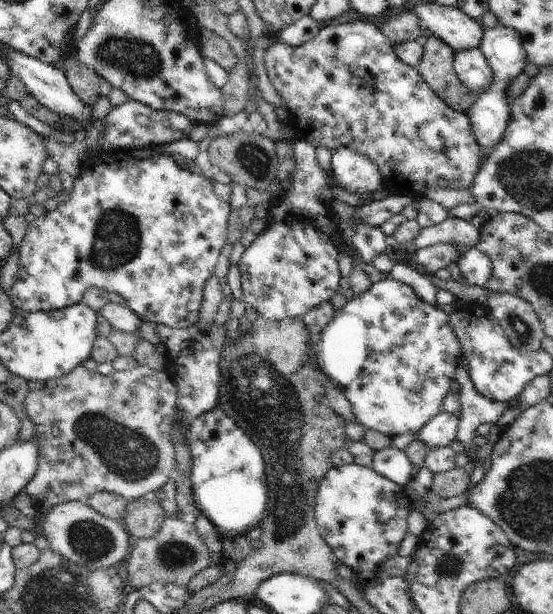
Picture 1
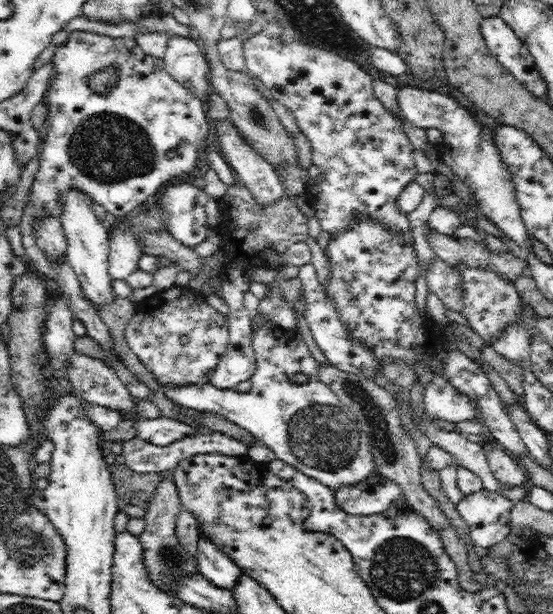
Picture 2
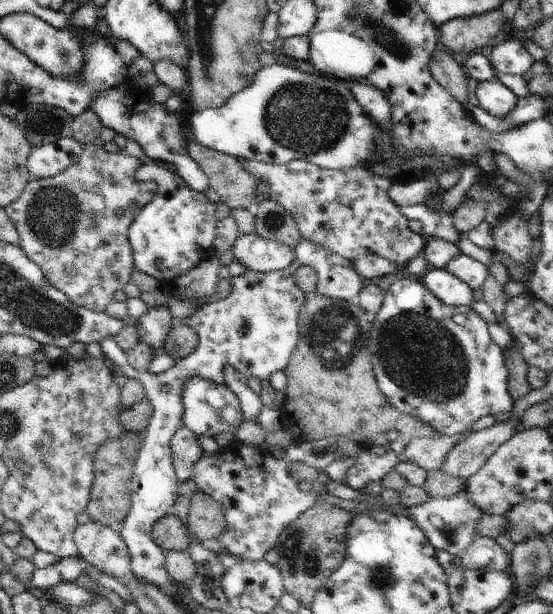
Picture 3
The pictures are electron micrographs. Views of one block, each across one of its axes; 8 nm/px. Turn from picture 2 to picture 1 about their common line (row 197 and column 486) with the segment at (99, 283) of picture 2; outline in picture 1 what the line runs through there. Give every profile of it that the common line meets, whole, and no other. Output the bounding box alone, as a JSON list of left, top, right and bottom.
[453,48,493,96]

